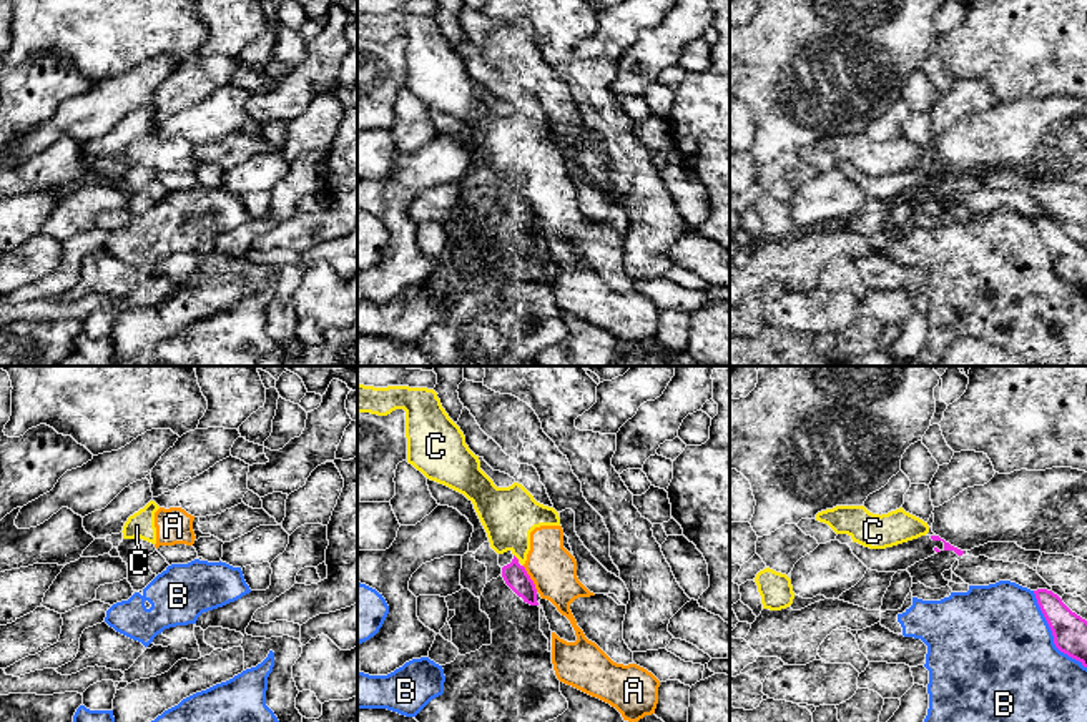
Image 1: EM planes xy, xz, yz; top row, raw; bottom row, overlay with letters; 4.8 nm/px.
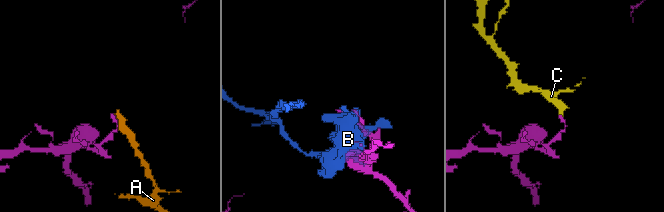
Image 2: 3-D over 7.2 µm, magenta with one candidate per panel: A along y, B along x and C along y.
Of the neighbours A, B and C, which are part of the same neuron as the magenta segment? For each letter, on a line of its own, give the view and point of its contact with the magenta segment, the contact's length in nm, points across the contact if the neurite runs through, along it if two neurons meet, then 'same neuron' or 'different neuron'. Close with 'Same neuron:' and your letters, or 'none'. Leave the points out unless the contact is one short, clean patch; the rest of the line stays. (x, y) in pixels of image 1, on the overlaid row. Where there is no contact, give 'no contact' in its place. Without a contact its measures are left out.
A: contact xz (531, 579); length 150 nm; different neuron
B: contact yz (1052, 634); length 460 nm; different neuron
C: contact xz (516, 558); length 50 nm; different neuron
Same neuron: none

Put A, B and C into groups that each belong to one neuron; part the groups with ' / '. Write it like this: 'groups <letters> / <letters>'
groups A C / B

